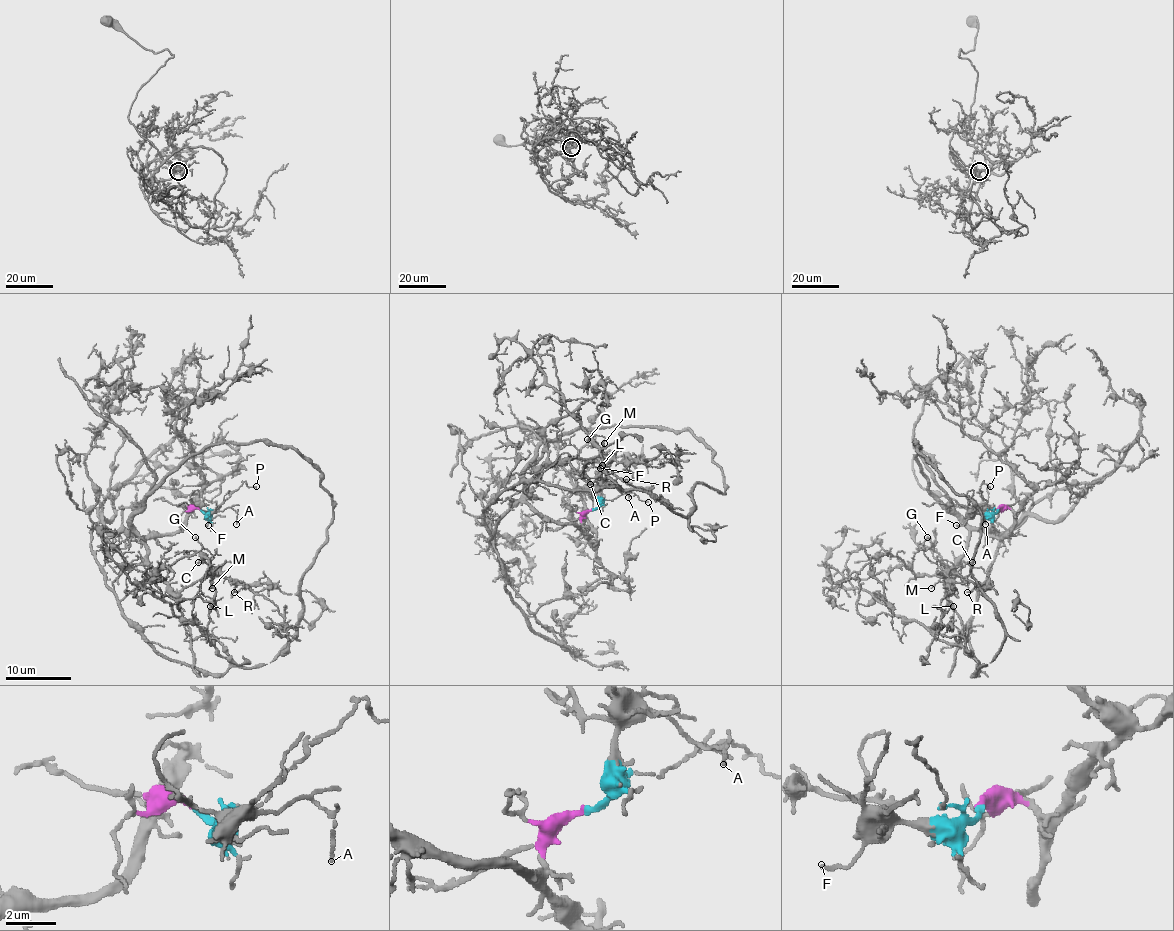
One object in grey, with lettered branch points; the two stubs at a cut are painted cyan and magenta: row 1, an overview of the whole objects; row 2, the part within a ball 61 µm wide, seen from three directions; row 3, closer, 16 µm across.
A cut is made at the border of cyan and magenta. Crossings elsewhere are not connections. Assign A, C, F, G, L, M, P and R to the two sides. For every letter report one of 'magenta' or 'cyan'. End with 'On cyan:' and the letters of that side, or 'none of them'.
A: cyan
C: magenta
F: cyan
G: magenta
L: magenta
M: magenta
P: cyan
R: magenta
On cyan: A, F, P

